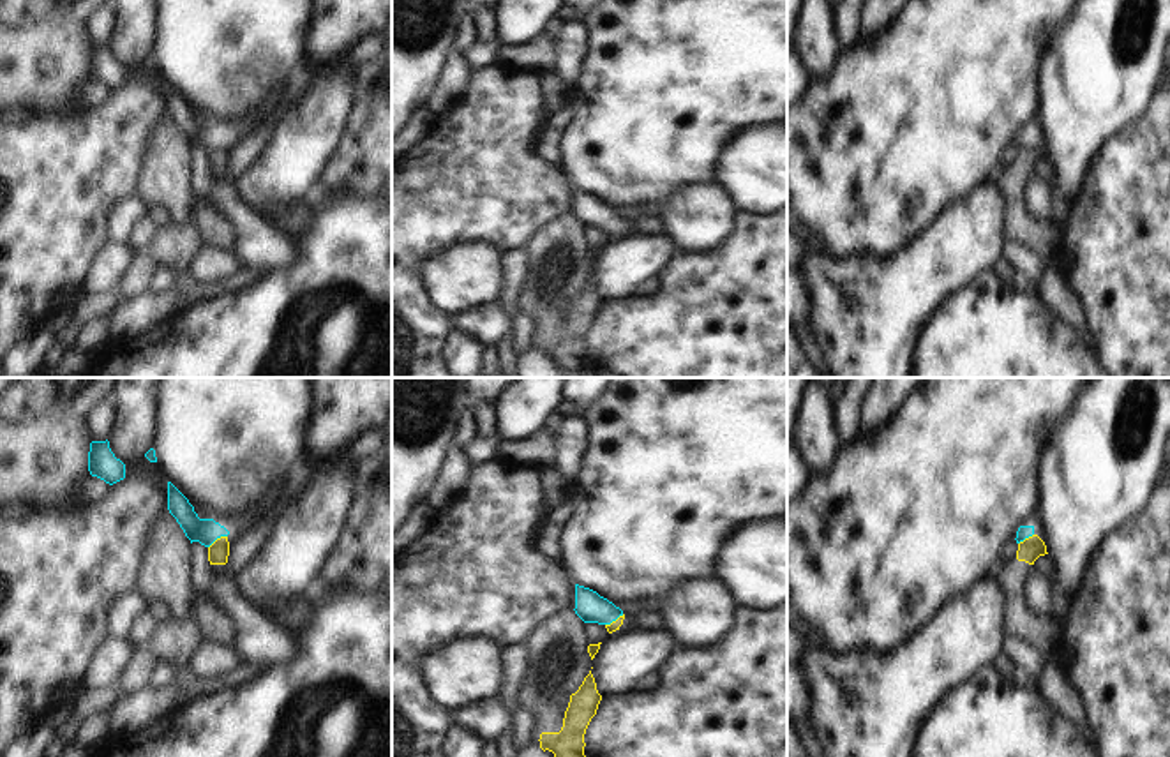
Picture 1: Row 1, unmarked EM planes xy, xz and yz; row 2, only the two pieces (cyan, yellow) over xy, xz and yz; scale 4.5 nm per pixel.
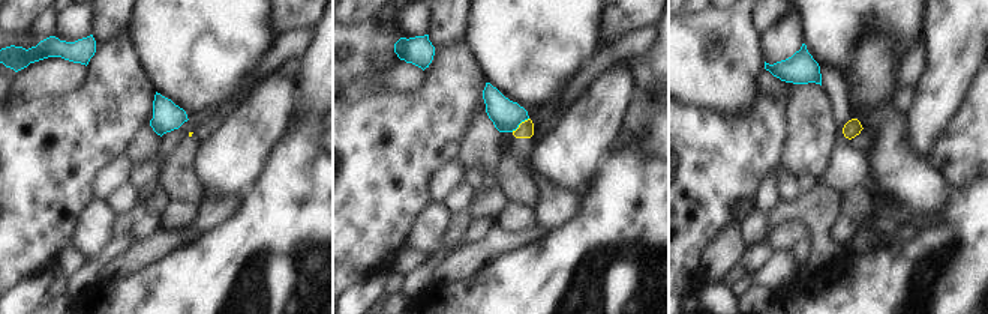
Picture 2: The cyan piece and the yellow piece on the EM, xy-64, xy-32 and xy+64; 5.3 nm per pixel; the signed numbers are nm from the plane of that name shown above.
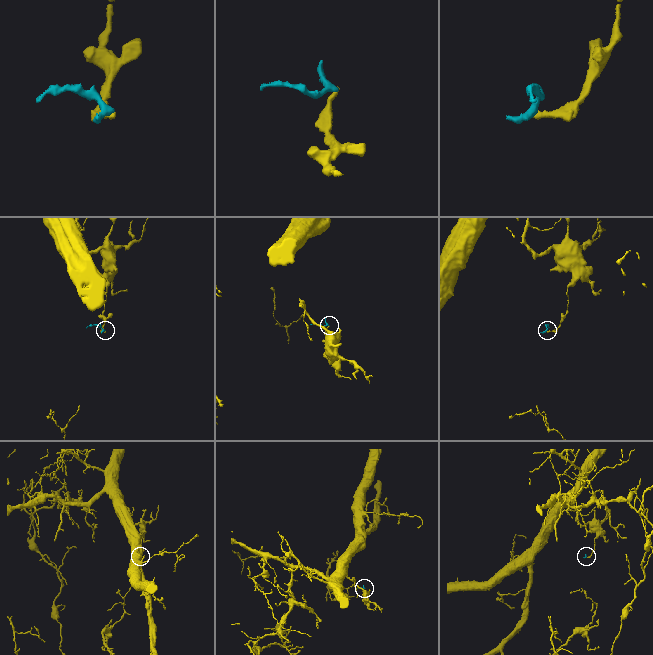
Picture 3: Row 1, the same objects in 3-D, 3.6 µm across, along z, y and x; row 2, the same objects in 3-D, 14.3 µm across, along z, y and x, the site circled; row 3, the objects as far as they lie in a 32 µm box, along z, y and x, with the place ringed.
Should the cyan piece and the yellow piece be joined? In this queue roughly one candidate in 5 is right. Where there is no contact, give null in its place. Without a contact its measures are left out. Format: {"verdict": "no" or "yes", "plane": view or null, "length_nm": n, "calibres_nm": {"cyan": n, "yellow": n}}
{"verdict": "no", "plane": "xy", "length_nm": 110, "calibres_nm": {"cyan": 120, "yellow": 100}}

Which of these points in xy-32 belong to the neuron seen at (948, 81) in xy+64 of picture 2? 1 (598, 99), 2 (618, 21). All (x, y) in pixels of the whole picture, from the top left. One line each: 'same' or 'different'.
1: same
2: same

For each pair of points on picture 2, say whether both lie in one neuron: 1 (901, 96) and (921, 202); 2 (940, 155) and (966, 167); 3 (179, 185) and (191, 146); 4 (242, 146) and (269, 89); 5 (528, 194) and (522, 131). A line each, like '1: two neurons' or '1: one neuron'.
1: two neurons
2: one neuron
3: one neuron
4: one neuron
5: one neuron

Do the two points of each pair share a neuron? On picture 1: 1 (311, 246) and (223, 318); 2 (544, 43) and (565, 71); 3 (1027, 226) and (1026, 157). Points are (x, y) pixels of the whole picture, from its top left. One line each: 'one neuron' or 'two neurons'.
1: one neuron
2: two neurons
3: one neuron

